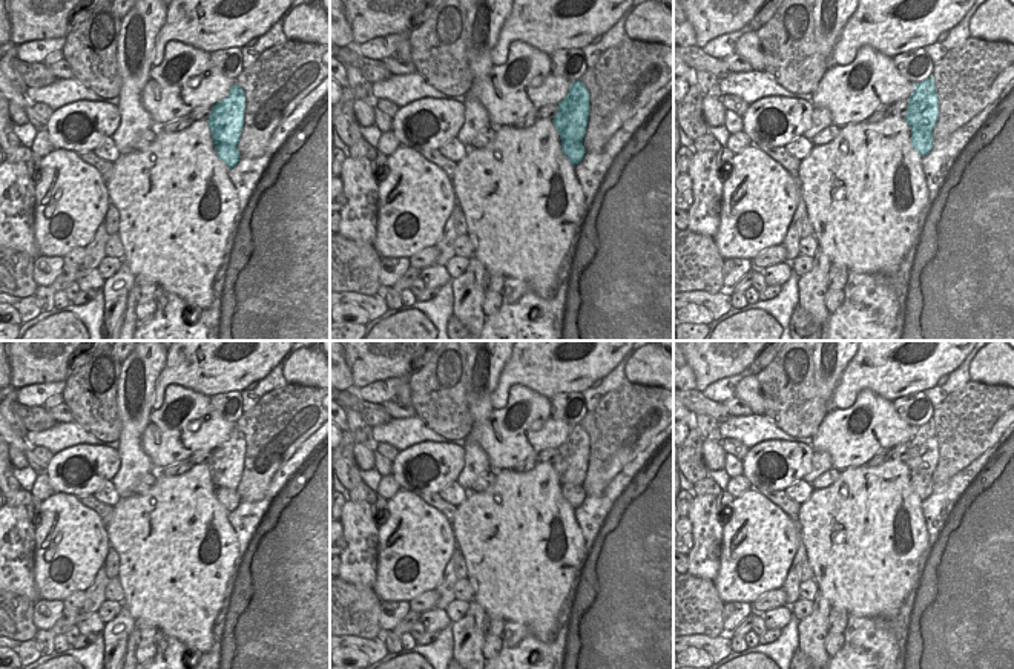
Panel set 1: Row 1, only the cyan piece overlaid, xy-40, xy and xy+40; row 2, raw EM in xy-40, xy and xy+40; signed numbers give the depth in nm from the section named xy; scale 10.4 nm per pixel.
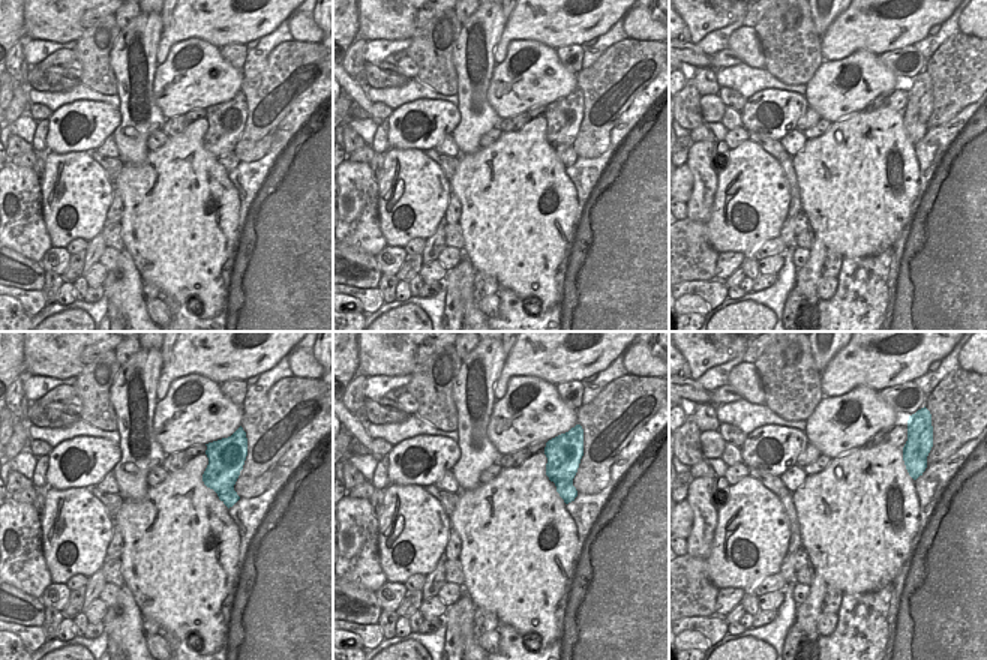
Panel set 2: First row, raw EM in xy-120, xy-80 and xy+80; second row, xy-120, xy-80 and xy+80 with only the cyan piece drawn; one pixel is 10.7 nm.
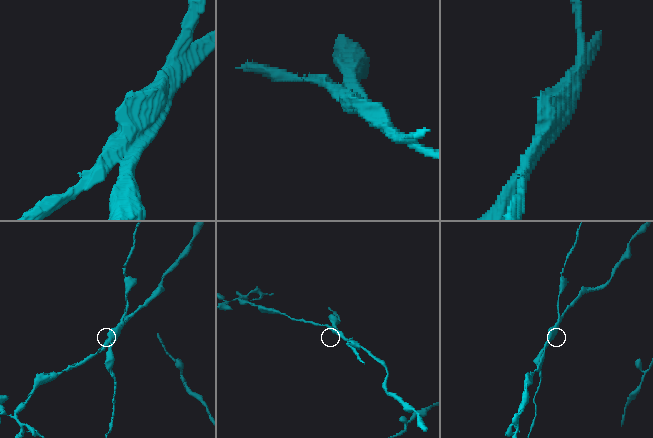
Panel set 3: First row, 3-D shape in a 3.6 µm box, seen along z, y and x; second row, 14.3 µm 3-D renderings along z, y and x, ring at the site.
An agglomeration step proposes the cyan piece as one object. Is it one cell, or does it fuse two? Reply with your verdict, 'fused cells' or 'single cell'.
fused cells

